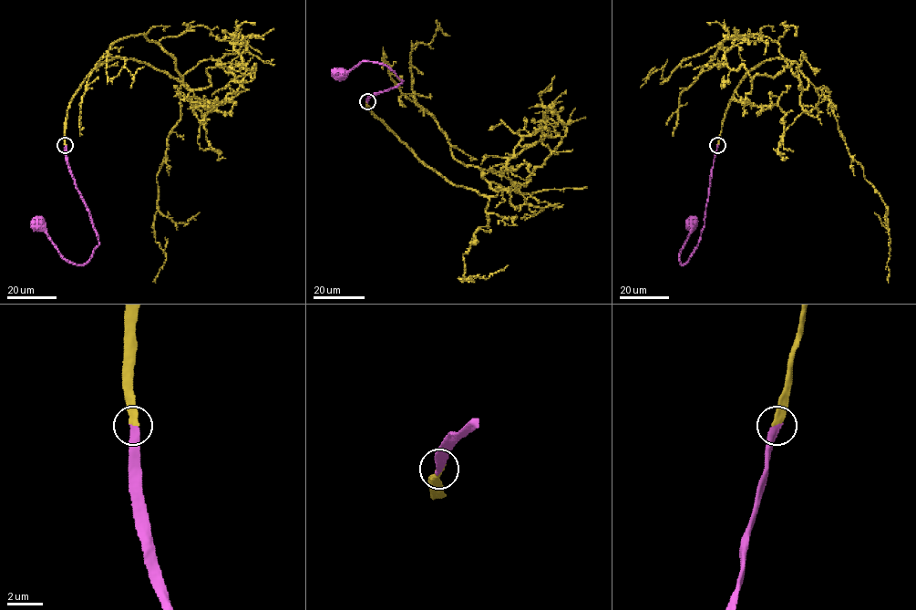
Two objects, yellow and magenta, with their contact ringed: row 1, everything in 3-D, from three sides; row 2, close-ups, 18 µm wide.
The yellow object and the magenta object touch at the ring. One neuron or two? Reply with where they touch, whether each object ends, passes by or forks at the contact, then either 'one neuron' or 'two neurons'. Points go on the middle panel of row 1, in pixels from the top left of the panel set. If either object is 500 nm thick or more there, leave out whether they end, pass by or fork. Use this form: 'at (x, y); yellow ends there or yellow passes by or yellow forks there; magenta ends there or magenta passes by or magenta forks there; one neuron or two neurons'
at (367, 101); yellow ends there; magenta ends there; one neuron

